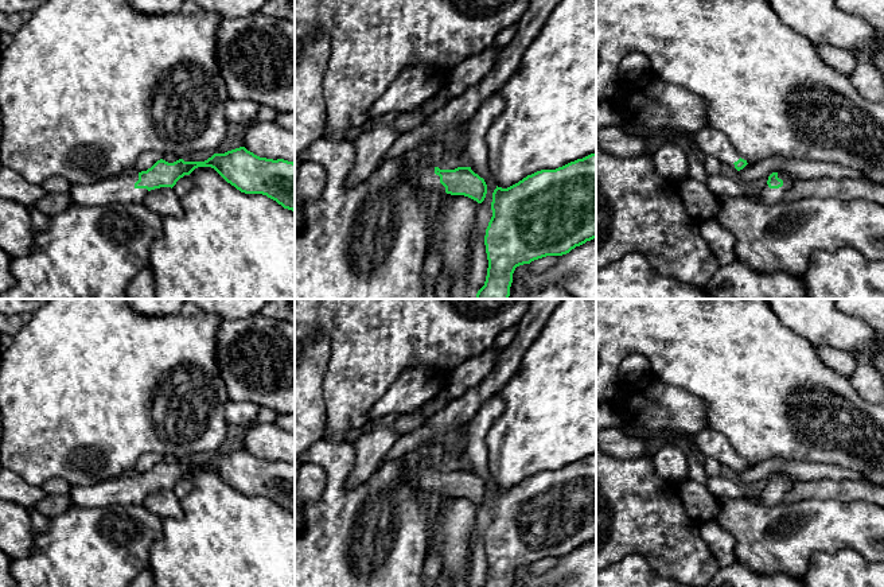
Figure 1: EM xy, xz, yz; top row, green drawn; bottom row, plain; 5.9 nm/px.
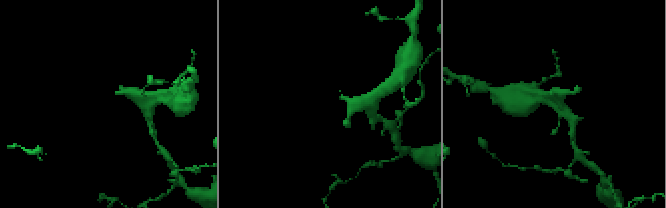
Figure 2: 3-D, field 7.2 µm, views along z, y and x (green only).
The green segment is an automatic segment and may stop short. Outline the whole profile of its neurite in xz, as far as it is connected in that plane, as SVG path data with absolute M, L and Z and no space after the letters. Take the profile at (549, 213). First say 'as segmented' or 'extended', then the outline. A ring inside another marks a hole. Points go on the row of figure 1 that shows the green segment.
as segmented | M596 152L556 170L537 171L507 188L496 186L491 210L492 217L484 236L487 276L475 299L509 299L517 267L546 256L566 254L576 246L596 238Z

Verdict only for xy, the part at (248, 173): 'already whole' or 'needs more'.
needs more

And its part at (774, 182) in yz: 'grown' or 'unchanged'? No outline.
grown

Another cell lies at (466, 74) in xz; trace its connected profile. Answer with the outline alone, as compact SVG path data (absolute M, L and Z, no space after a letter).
M488 47L478 55L457 63L447 73L445 81L435 97L452 100L479 83L494 67L502 48Z

